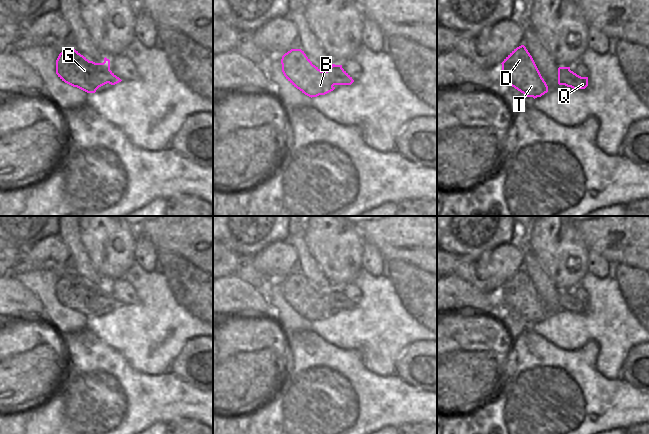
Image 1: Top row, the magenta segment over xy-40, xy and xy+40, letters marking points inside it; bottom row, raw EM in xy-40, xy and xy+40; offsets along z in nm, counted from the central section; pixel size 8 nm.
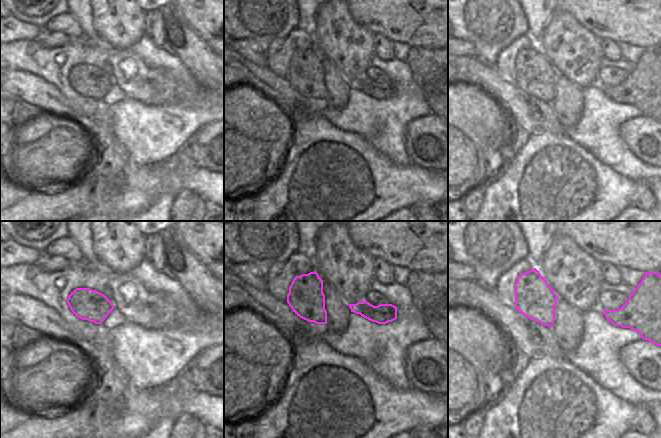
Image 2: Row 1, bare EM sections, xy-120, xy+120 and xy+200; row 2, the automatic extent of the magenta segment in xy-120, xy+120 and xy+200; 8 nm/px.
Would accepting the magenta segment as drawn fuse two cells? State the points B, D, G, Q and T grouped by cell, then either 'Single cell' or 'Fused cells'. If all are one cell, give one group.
Groups: B D G Q T. Single cell.

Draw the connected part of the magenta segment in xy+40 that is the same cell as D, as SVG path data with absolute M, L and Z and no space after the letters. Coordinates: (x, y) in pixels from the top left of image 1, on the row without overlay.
M524 269L514 273L501 287L504 304L527 321L541 321L548 316L532 280Z

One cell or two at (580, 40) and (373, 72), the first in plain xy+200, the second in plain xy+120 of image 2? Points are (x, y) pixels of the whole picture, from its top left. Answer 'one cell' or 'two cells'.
two cells

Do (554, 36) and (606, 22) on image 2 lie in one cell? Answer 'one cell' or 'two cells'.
two cells

